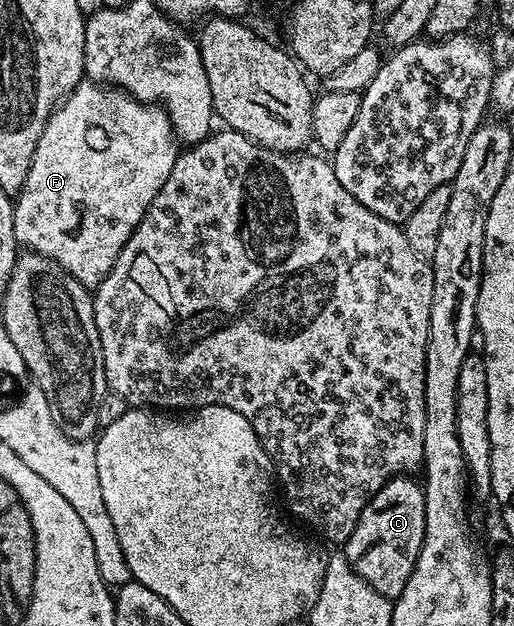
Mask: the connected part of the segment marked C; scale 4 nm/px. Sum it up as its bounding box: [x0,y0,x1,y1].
[341,476,425,599]

